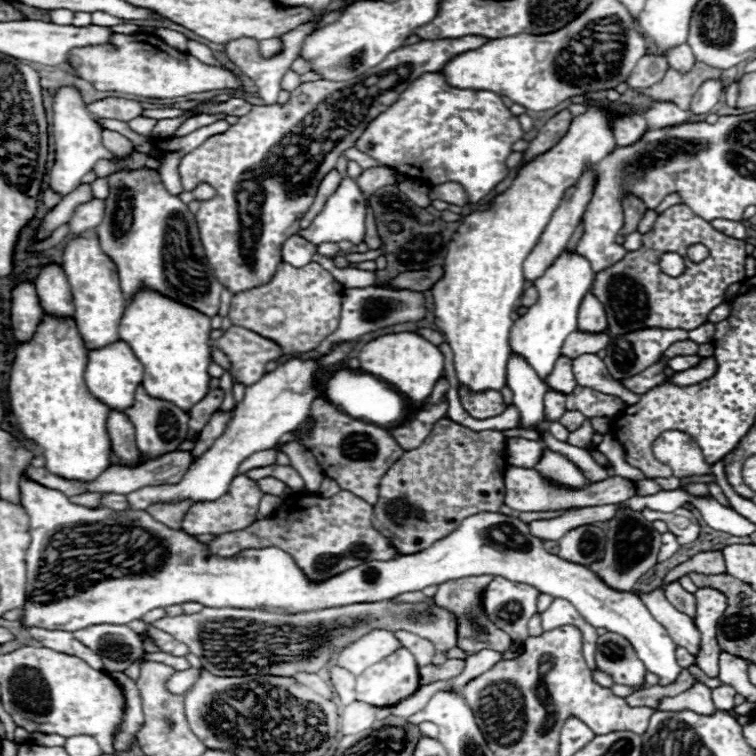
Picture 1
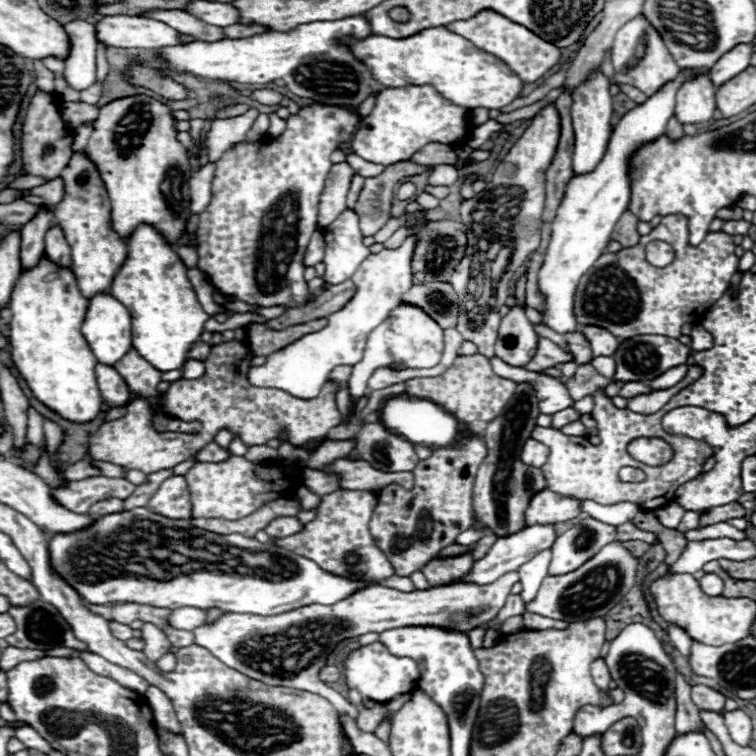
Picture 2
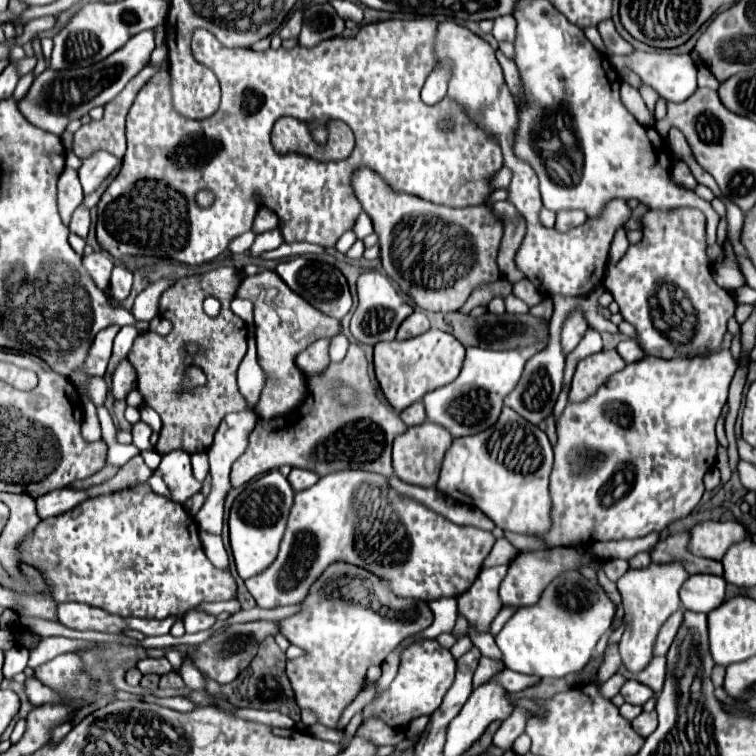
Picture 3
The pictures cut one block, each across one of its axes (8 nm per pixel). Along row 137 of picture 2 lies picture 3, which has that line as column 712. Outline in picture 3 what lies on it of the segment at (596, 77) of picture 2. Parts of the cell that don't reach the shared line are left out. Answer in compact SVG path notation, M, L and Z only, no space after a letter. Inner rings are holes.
M694 574L680 588L680 600L686 610L712 612L724 602L726 580L714 574Z

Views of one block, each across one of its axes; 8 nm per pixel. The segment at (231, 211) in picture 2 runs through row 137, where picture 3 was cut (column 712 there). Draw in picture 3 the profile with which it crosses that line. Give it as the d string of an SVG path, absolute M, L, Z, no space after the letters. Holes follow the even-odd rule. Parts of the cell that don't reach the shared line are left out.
M678 210L678 212L654 212L644 216L644 238L630 246L624 258L616 264L608 264L604 274L604 288L612 292L620 306L620 314L636 328L636 340L644 354L676 360L692 358L698 354L716 352L722 346L726 334L726 322L734 314L736 300L728 290L714 284L710 276L710 262L706 258L706 220L698 210Z

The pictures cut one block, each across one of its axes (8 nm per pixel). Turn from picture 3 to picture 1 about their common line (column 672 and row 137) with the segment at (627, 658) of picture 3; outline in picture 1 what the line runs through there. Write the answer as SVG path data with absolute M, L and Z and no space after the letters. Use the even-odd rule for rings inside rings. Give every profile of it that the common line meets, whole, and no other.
M588 108L586 114L580 114L573 118L566 135L552 146L552 150L532 158L532 162L526 162L516 178L512 180L512 186L504 190L502 194L494 196L490 202L476 206L474 212L470 212L458 230L454 232L446 264L444 266L444 278L436 282L430 292L434 298L434 316L436 326L444 334L446 342L450 344L454 352L454 368L460 384L470 386L474 392L480 390L502 390L506 386L506 364L510 356L510 330L514 326L514 320L510 318L516 302L520 300L524 292L524 260L540 240L540 234L544 232L546 224L550 222L554 210L558 208L564 192L578 182L578 178L584 172L584 164L598 164L608 152L612 152L616 146L614 136L608 128L608 116L598 108Z

